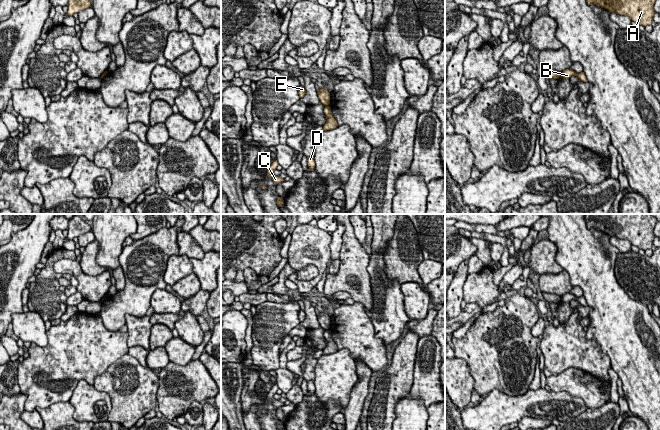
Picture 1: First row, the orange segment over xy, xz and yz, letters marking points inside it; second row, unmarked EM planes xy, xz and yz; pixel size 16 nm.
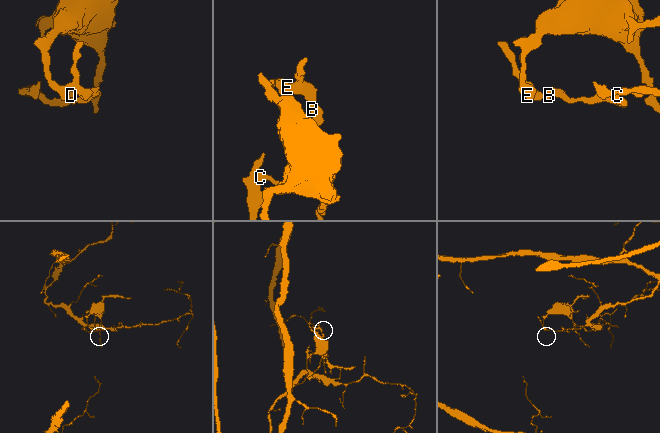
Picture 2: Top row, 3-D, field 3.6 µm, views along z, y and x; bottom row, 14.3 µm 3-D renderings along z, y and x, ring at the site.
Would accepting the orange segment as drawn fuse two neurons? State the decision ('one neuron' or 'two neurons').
two neurons

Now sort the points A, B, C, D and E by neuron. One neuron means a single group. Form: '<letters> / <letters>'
A E / B C D

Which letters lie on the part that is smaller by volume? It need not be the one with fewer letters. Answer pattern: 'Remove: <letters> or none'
Remove: A, E

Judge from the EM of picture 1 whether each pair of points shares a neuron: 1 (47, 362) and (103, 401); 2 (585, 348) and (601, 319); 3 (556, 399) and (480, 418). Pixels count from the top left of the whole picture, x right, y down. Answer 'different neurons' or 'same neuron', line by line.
1: different neurons
2: different neurons
3: same neuron

